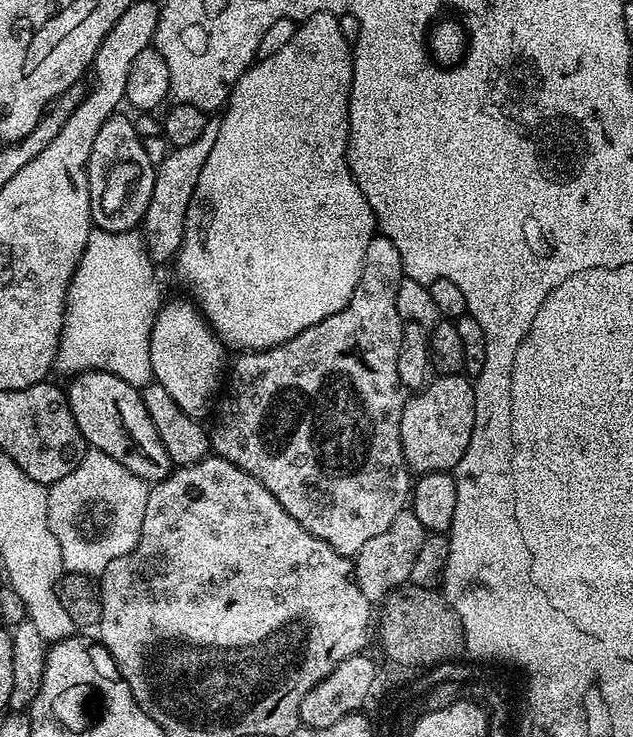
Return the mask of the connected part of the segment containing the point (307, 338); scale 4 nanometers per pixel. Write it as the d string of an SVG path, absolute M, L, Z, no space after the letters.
M379 234L373 236L370 246L366 246L362 278L345 308L338 310L338 314L330 314L330 318L322 318L322 322L302 330L302 334L294 334L294 338L290 338L278 346L248 350L237 355L240 357L237 358L233 368L231 365L230 379L227 381L226 391L223 393L224 401L222 401L222 396L218 404L218 411L215 413L215 416L217 415L216 425L211 425L210 428L210 448L215 455L234 462L234 466L238 466L242 470L246 470L246 474L258 478L258 482L262 482L262 486L266 486L266 490L270 490L270 494L274 494L274 498L278 498L278 502L282 502L282 510L286 510L286 514L290 514L290 518L294 518L306 530L310 530L310 534L314 534L314 538L322 538L322 542L326 542L334 550L338 550L338 554L349 558L355 557L356 552L362 550L362 546L366 546L366 542L370 542L370 538L382 534L382 530L386 530L390 526L390 522L394 522L394 518L399 512L405 511L410 500L410 479L408 480L410 469L408 463L404 461L402 434L400 433L406 389L398 378L398 346L402 342L405 321L401 320L396 305L396 291L405 278L406 262L402 258L402 254L398 254L398 246L394 246L394 242L390 242L390 238Z

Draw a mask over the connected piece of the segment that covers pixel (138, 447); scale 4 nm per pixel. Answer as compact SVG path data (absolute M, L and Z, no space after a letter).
M77 372L69 380L72 381L66 384L68 405L89 446L110 455L147 482L165 480L174 471L170 454L166 454L154 422L150 422L150 414L146 414L141 389L109 372Z

